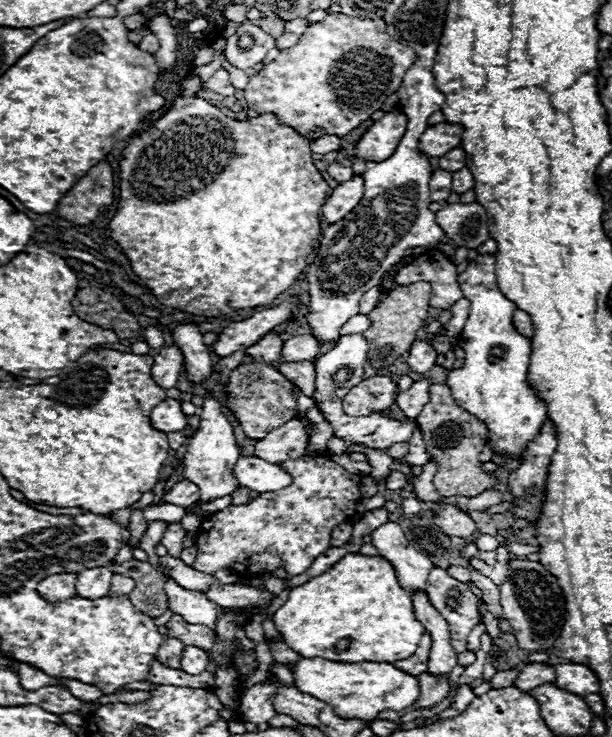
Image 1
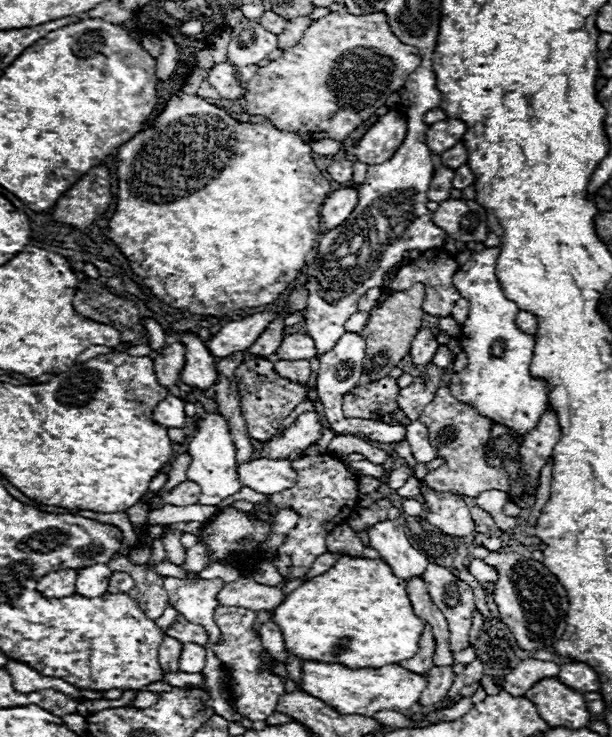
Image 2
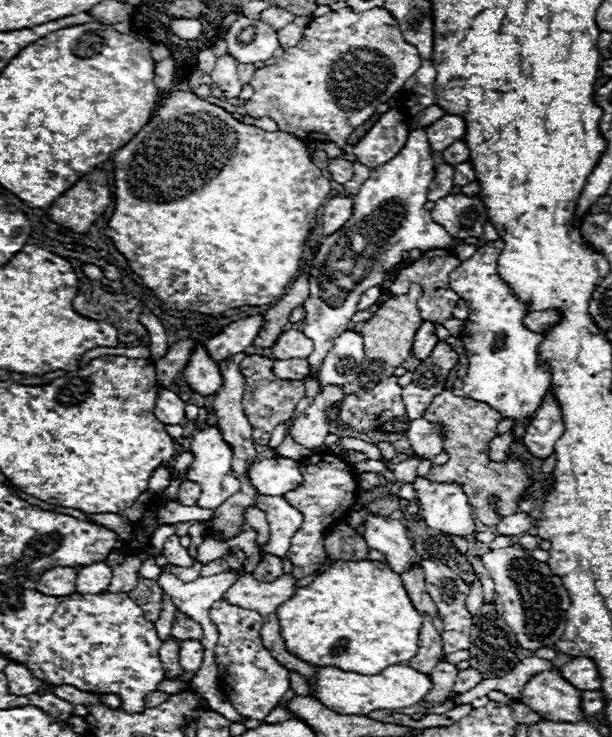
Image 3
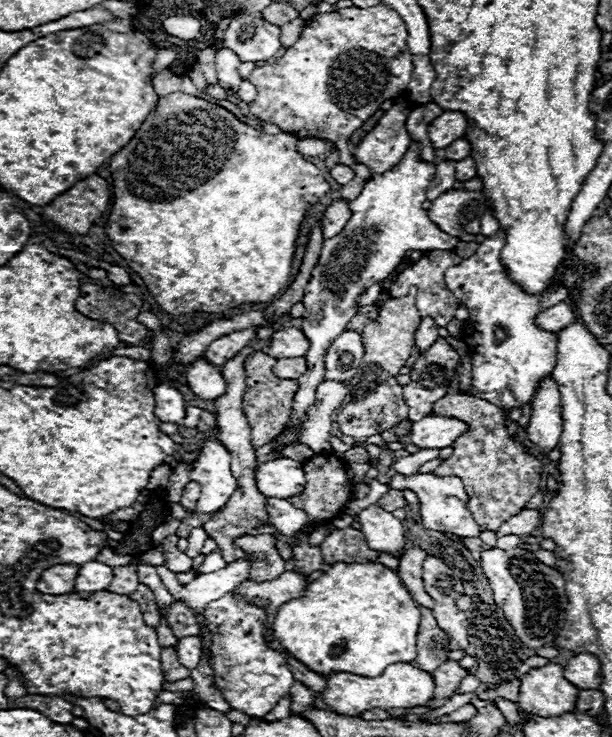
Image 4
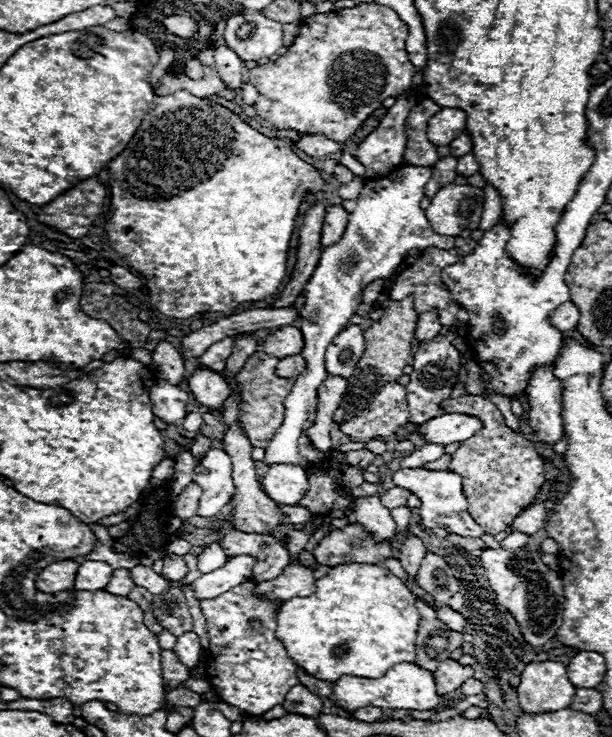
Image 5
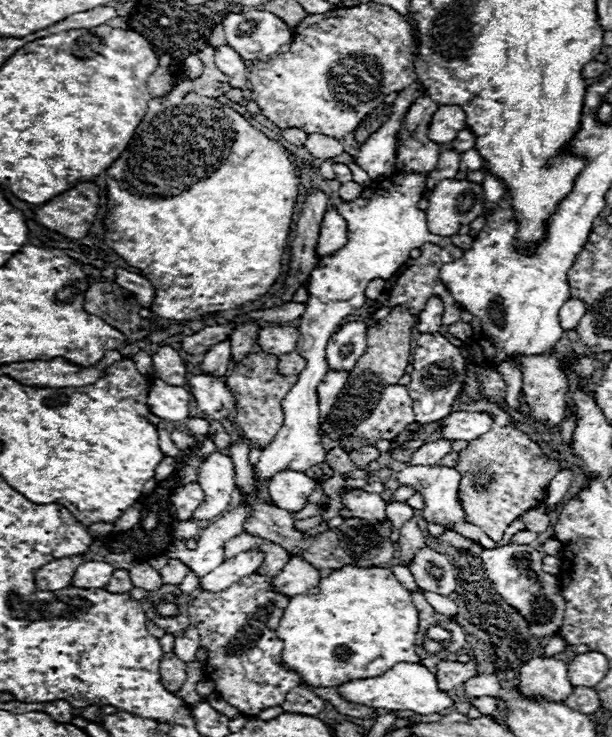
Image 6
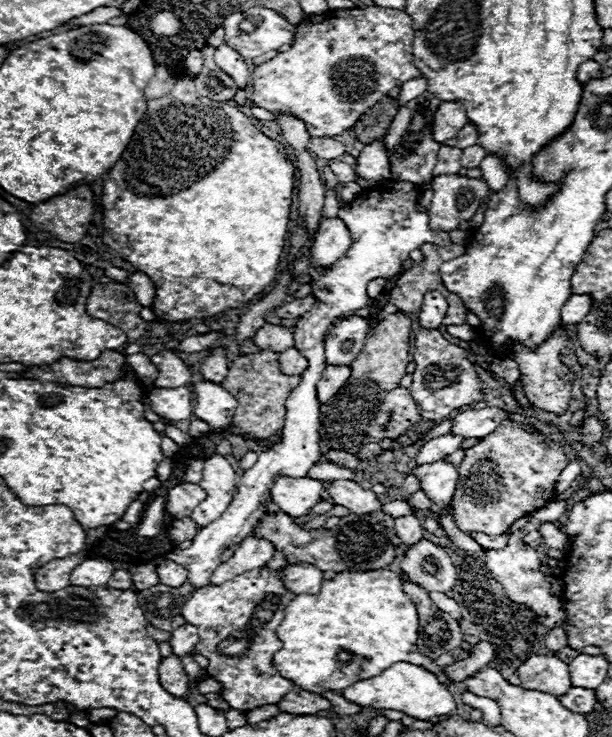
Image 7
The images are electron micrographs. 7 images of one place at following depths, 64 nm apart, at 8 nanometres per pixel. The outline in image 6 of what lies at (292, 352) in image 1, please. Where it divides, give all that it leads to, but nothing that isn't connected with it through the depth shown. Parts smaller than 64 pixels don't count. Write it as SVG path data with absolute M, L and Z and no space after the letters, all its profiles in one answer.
M264 326L258 334L258 346L266 354L288 354L296 350L298 342L298 330L290 326Z

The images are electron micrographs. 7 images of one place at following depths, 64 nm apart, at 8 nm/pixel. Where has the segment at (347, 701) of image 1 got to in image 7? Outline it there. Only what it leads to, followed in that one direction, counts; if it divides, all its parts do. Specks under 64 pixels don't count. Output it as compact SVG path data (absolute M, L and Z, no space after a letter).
M404 662L386 668L380 676L360 680L360 682L348 686L346 690L342 690L342 694L348 702L354 702L358 706L398 710L416 720L430 720L432 716L444 718L444 716L454 714L454 710L456 710L454 696L450 694L450 690L446 686L442 686L438 682L438 678L432 672L428 672L420 666L414 666L414 664L404 664Z

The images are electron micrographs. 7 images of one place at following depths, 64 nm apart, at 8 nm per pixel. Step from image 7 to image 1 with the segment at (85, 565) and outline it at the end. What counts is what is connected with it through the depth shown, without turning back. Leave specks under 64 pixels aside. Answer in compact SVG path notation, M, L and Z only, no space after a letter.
M106 566L82 570L76 580L76 594L82 598L88 598L88 600L108 596L112 574L114 572L110 572Z

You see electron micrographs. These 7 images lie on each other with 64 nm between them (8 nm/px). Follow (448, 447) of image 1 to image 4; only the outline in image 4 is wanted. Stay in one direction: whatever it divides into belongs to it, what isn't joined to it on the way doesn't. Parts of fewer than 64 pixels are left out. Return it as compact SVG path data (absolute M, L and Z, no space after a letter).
M446 394L434 404L432 416L460 418L470 426L470 430L452 444L454 454L444 460L434 474L462 478L464 490L470 498L470 512L476 518L478 526L496 532L506 520L516 516L540 490L540 460L528 454L520 440L508 436L502 410L488 400L468 394Z

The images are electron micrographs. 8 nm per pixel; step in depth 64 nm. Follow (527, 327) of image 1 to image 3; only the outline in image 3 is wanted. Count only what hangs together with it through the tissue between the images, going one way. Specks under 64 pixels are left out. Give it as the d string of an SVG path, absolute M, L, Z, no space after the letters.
M544 310L544 312L530 312L524 322L530 330L534 332L546 332L552 326L556 326L562 320L562 312L560 310Z

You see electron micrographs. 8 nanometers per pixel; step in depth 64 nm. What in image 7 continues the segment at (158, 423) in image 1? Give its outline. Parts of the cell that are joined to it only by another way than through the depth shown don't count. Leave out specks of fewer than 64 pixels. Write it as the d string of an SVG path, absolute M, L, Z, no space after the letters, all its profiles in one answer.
M180 386L180 388L152 388L148 392L150 398L150 406L152 410L162 416L164 420L170 422L178 422L178 420L186 420L192 414L192 402L194 402L194 394L188 386Z

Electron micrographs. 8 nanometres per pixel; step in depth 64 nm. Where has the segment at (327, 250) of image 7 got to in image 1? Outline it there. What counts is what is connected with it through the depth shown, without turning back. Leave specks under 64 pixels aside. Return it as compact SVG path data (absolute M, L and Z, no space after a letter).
M354 176L352 182L344 182L338 188L334 188L334 192L330 194L330 198L322 206L324 220L328 224L332 224L332 222L338 222L340 218L344 218L348 212L352 212L352 208L362 198L362 190L364 190L362 176Z

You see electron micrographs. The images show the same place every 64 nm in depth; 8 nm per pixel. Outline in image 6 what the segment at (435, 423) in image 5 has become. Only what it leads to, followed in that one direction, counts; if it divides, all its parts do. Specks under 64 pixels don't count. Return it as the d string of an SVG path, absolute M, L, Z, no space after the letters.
M452 412L440 424L444 426L442 438L448 440L474 440L490 430L494 422L492 414L486 412Z

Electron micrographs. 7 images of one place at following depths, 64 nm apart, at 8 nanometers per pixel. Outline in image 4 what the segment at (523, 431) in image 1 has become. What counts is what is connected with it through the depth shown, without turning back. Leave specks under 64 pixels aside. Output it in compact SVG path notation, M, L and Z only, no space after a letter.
M498 230L488 240L484 240L476 254L462 260L458 266L452 266L444 272L448 290L454 298L462 302L470 318L464 324L462 340L470 348L472 356L472 396L484 398L500 408L516 408L532 402L534 390L542 376L552 374L556 364L556 346L558 334L540 330L536 326L536 316L560 302L568 300L568 290L562 286L560 268L556 280L540 294L528 294L520 284L516 284L500 260L500 252L506 244L506 234Z

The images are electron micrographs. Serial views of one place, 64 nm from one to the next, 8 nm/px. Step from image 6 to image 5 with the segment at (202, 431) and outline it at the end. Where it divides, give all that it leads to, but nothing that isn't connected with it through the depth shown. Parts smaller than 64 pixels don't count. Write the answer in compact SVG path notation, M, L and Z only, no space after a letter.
M188 412L188 416L184 418L182 426L186 430L190 430L190 432L198 432L202 428L202 424L204 424L204 420L202 420L202 416L198 412Z

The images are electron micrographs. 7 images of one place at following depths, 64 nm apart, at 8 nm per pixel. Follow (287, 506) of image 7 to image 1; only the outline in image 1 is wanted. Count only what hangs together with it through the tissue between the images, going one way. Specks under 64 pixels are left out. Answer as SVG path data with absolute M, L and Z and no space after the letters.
M256 456L238 458L238 462L234 466L234 476L242 486L246 486L258 494L276 492L276 490L288 488L292 484L292 476L286 470L282 470L280 464L272 464L262 458L256 458Z

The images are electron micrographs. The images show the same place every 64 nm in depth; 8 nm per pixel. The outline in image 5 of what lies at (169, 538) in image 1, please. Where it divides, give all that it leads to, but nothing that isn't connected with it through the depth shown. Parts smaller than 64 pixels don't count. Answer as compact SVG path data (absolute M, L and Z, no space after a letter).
M170 554L170 556L164 558L164 572L162 572L162 576L164 576L168 582L178 582L178 580L182 580L186 574L188 574L188 566L186 566L186 562L184 562L182 556Z

